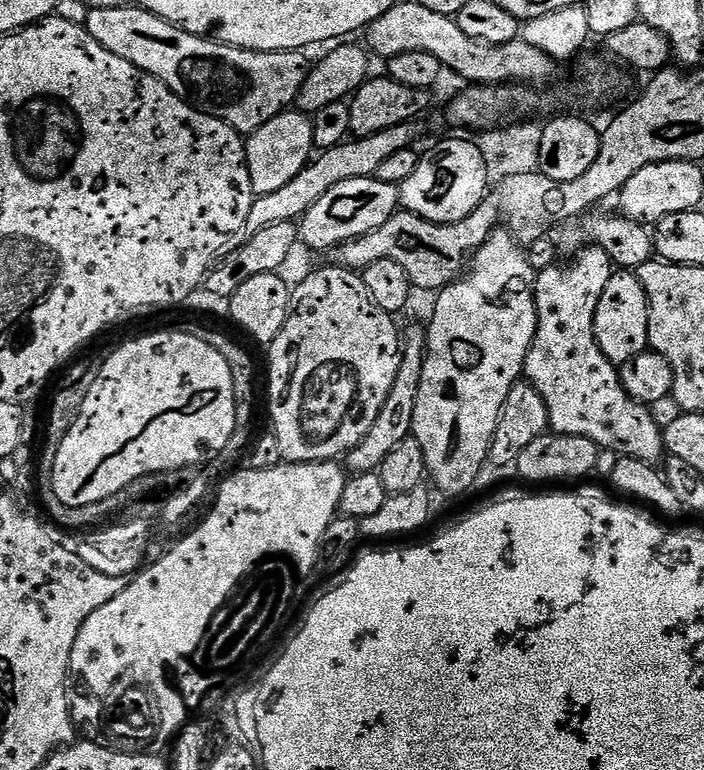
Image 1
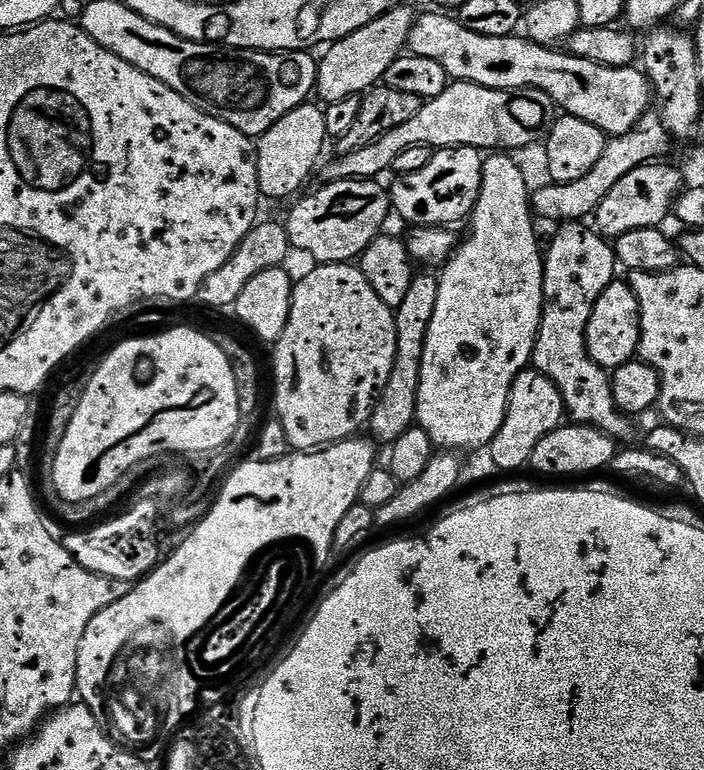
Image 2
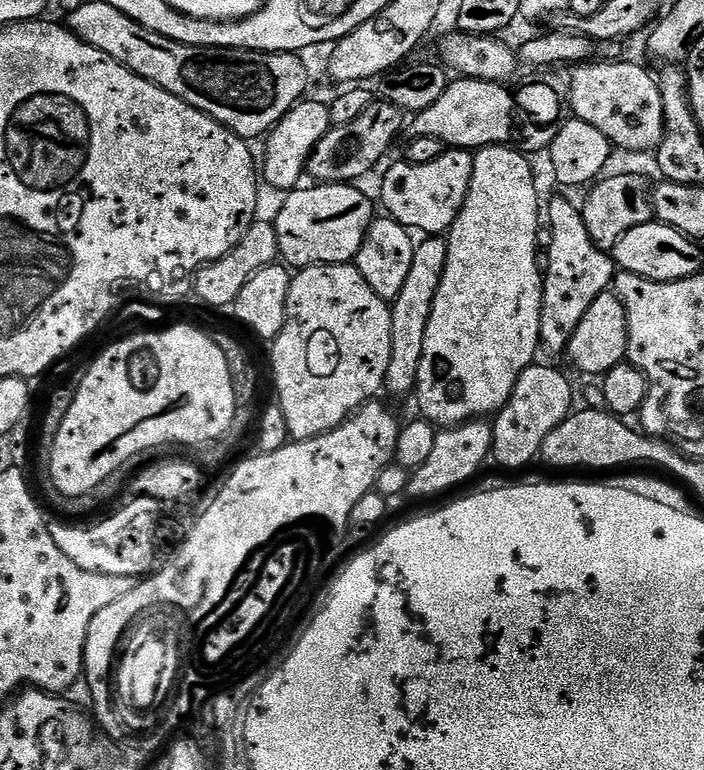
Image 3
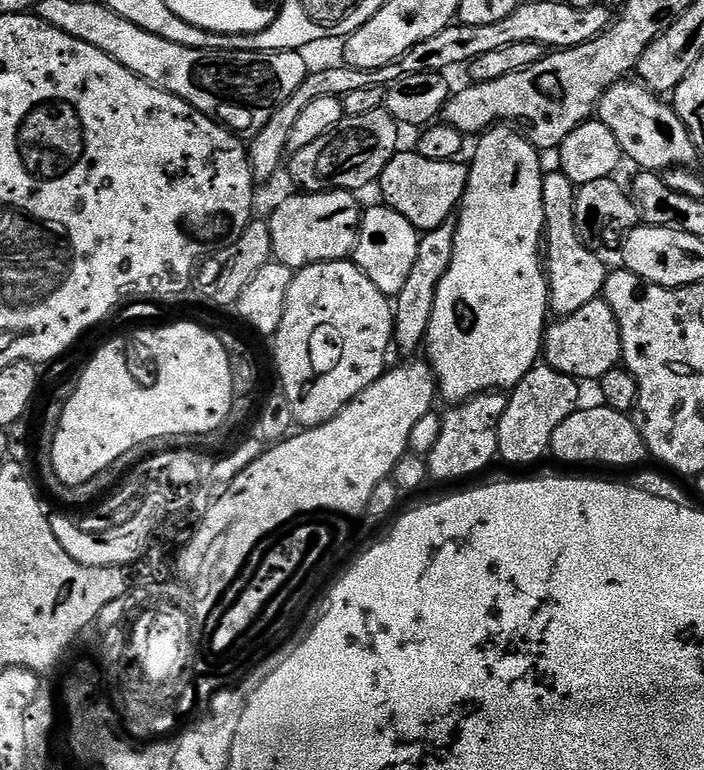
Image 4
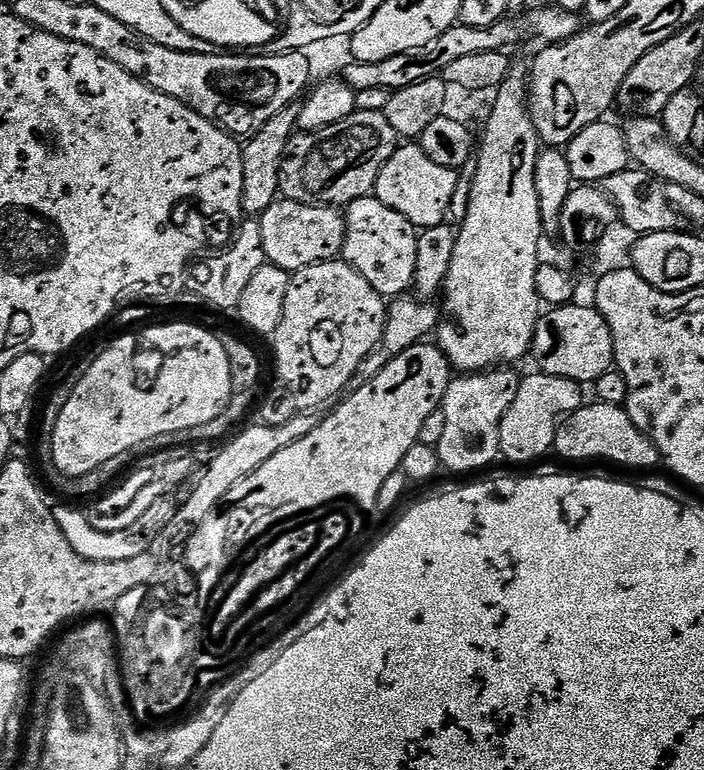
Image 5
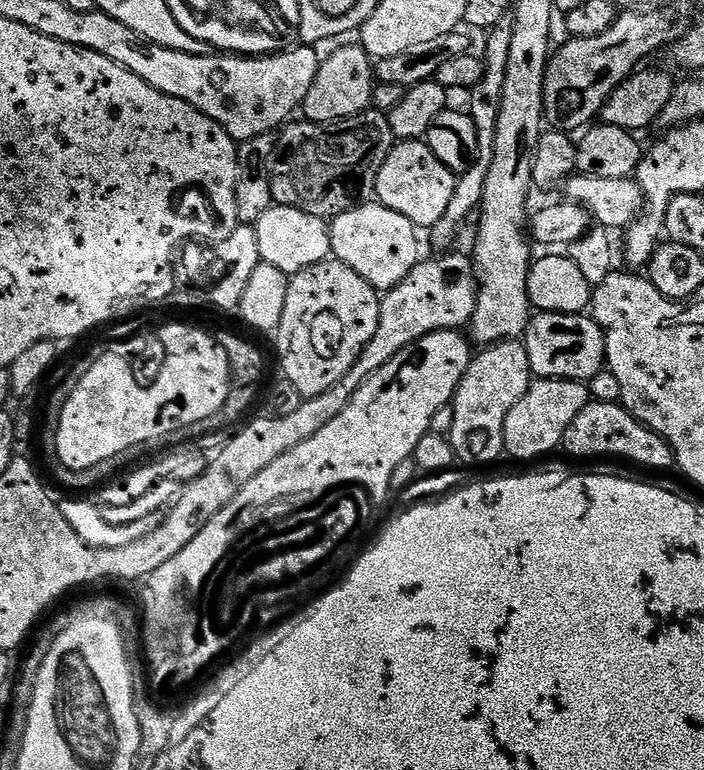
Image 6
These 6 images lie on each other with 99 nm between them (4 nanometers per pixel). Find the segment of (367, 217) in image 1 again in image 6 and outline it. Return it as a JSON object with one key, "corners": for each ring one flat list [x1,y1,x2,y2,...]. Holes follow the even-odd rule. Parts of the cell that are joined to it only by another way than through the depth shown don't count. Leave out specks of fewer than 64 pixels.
{"corners":[[273,203,272,208,266,210,266,214,262,214,262,218,258,218,254,227,258,234,258,250,260,251,261,261,270,266,278,266,278,270,283,272,295,274,315,264,321,264,322,261,332,256,332,243,328,233,330,224,325,217,306,214,297,208]]}

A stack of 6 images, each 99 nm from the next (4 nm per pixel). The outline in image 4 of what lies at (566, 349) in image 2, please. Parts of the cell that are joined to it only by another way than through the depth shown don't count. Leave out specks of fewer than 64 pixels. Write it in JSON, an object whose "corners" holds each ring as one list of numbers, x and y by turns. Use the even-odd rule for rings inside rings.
{"corners":[[559,170,549,171,542,182,542,198,544,199,544,234,543,243,546,245,546,275,548,278,548,307,557,317,574,314,574,310,582,310,586,302,597,299,603,293,604,283,610,268,594,253,589,245,580,239,574,226,574,202,576,201,577,185,573,184,566,174]]}

